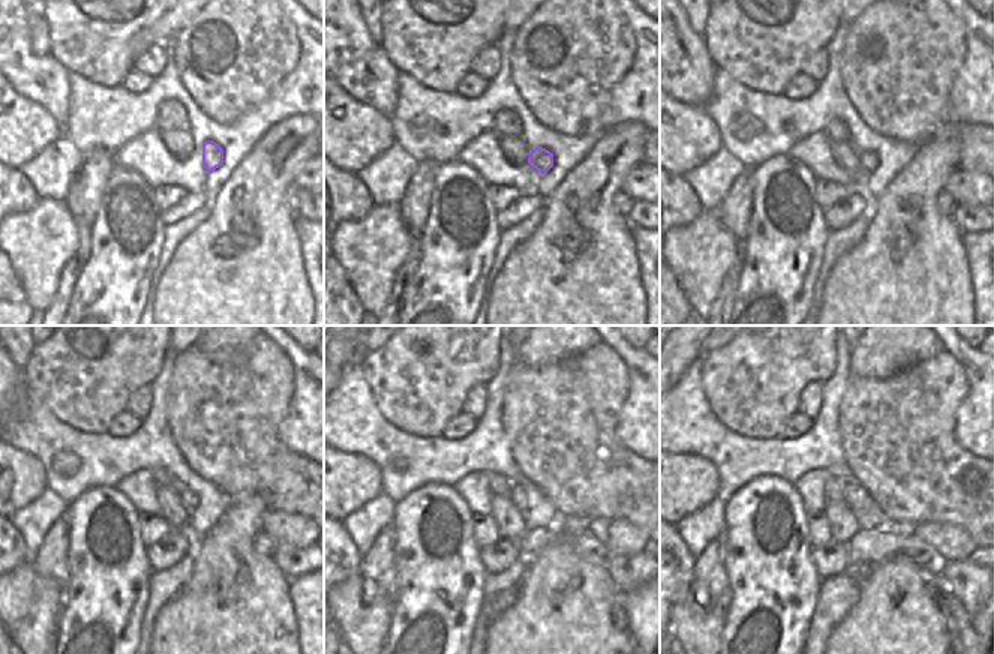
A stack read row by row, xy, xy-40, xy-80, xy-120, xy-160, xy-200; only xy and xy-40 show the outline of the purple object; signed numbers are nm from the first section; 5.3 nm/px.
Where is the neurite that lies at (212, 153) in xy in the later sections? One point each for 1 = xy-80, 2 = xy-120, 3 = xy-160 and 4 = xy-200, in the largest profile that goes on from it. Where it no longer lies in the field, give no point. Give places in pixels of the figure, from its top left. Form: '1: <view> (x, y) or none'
1: xy-80 (867, 161)
2: xy-120 (188, 498)
3: xy-160 (519, 495)
4: xy-200 (855, 497)

